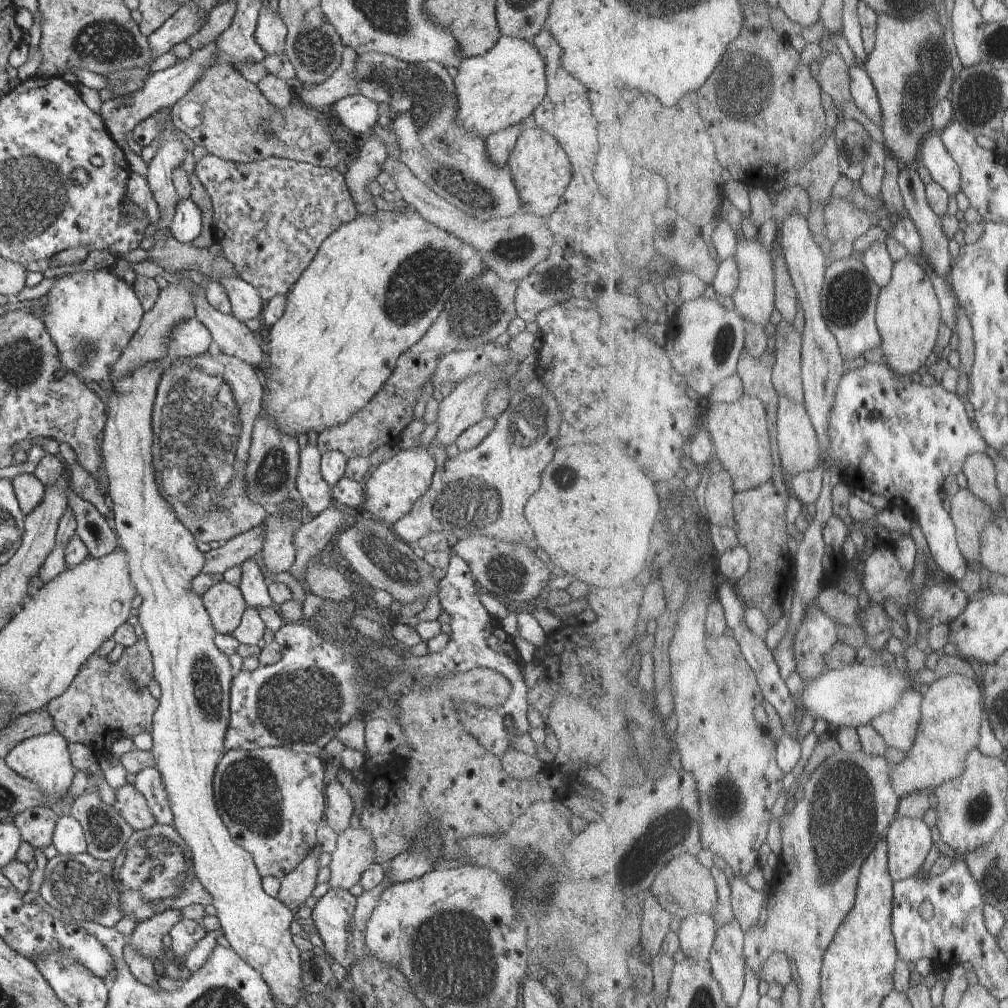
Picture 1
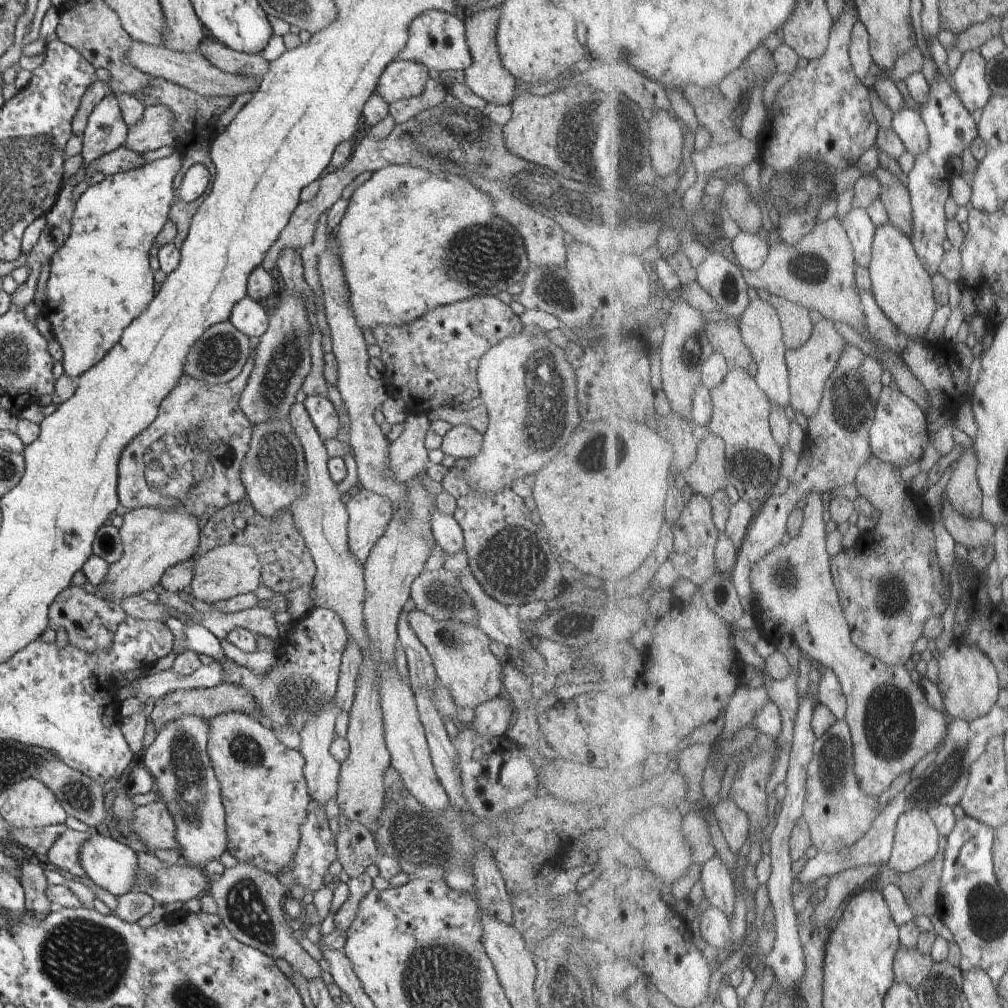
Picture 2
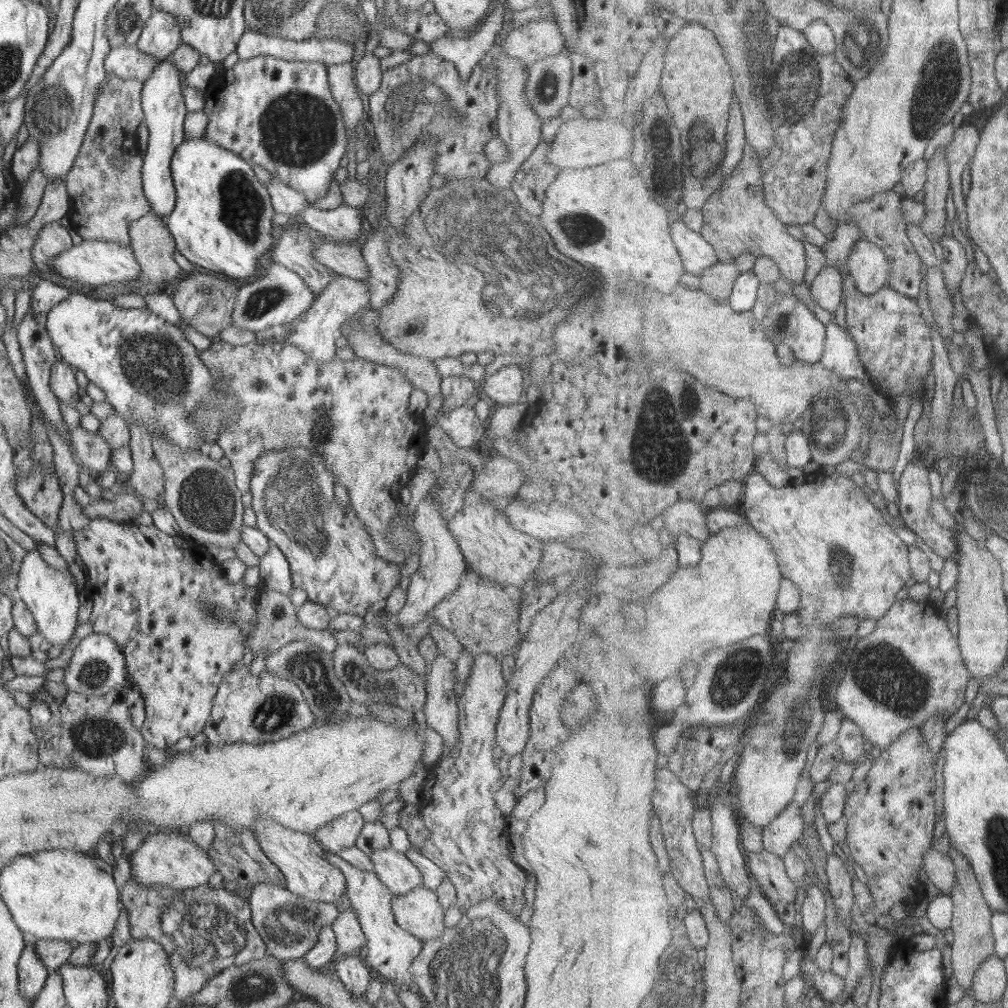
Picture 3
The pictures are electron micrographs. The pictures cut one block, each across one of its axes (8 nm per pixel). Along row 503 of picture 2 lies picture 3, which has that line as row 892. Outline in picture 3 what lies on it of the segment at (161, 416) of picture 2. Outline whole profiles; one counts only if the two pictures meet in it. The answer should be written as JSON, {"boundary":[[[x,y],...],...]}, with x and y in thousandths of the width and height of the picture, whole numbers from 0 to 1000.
{"boundary":[[[130,869],[119,887],[120,899],[127,905],[131,932],[153,933],[167,946],[167,956],[174,968],[172,994],[181,994],[198,984],[225,959],[241,958],[266,946],[249,915],[247,894],[220,877],[193,882],[172,882],[159,877],[147,880]]]}

